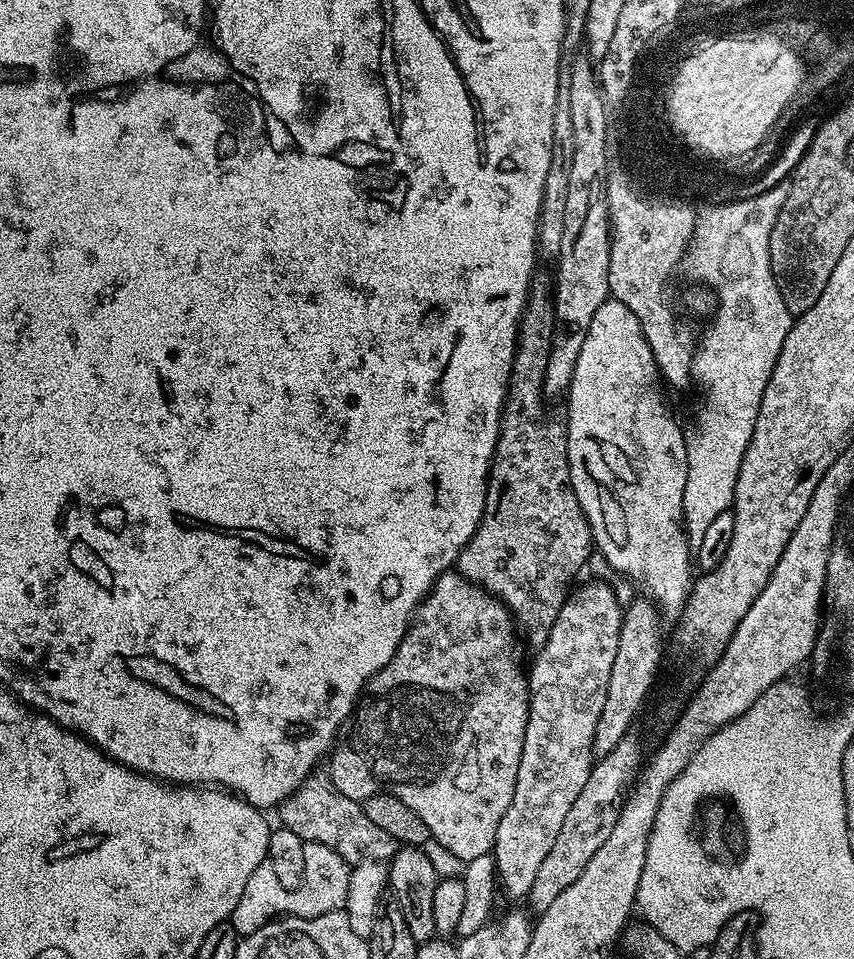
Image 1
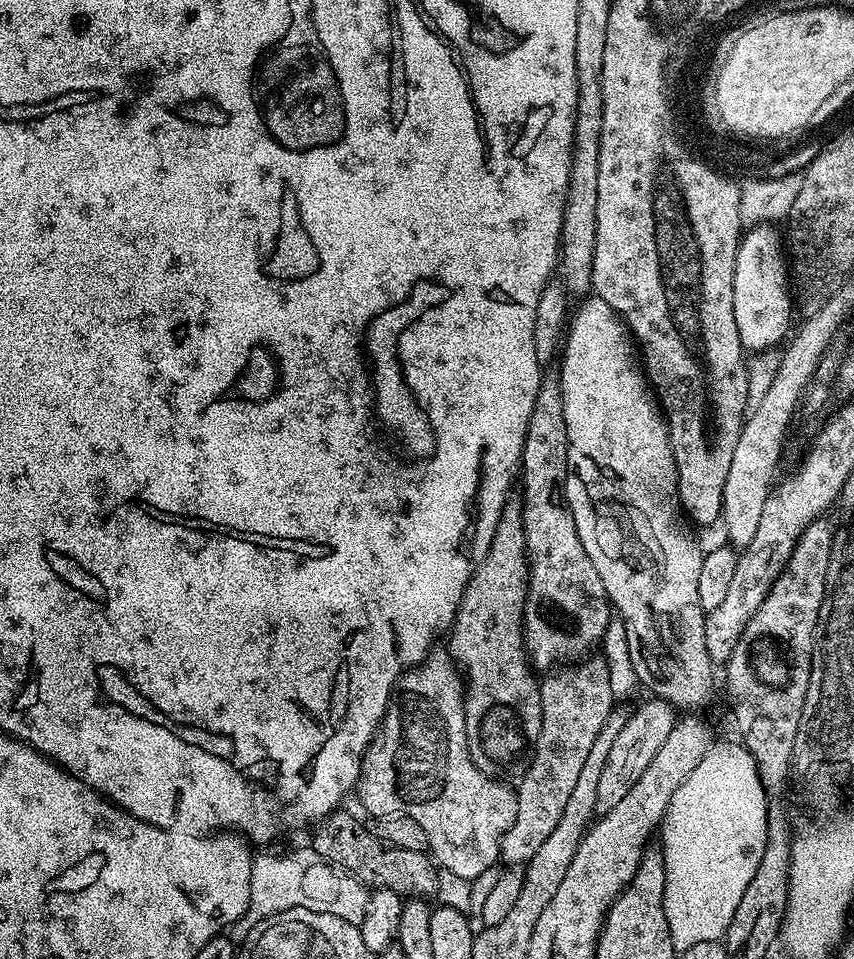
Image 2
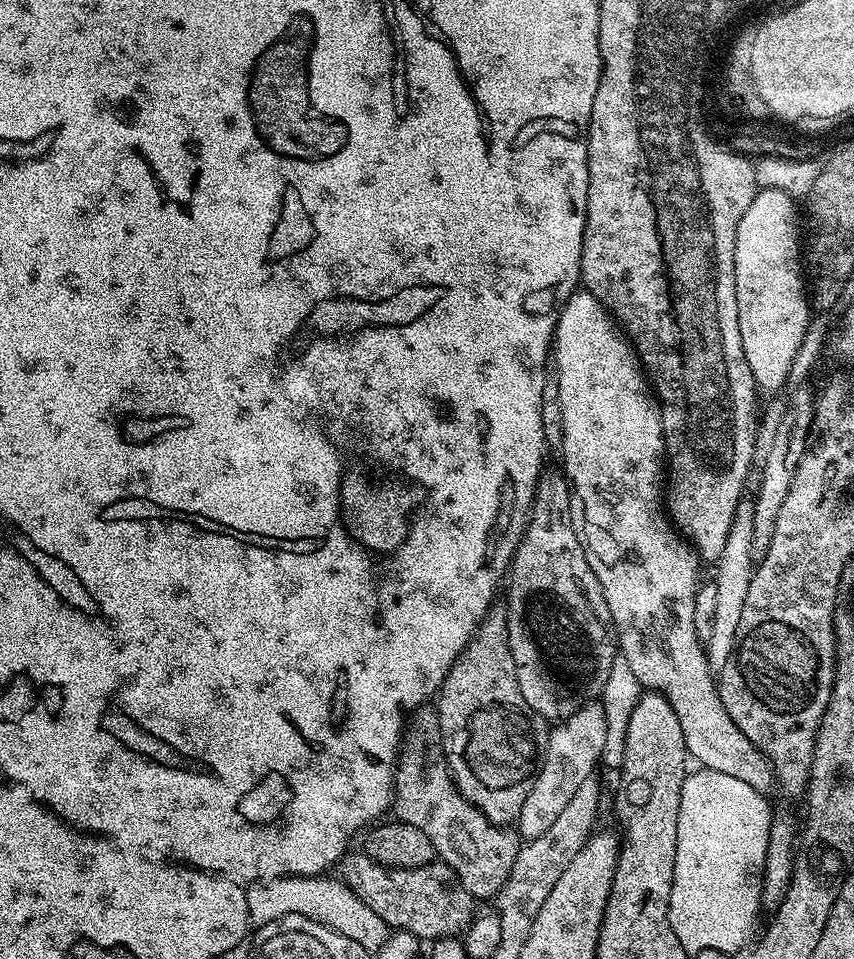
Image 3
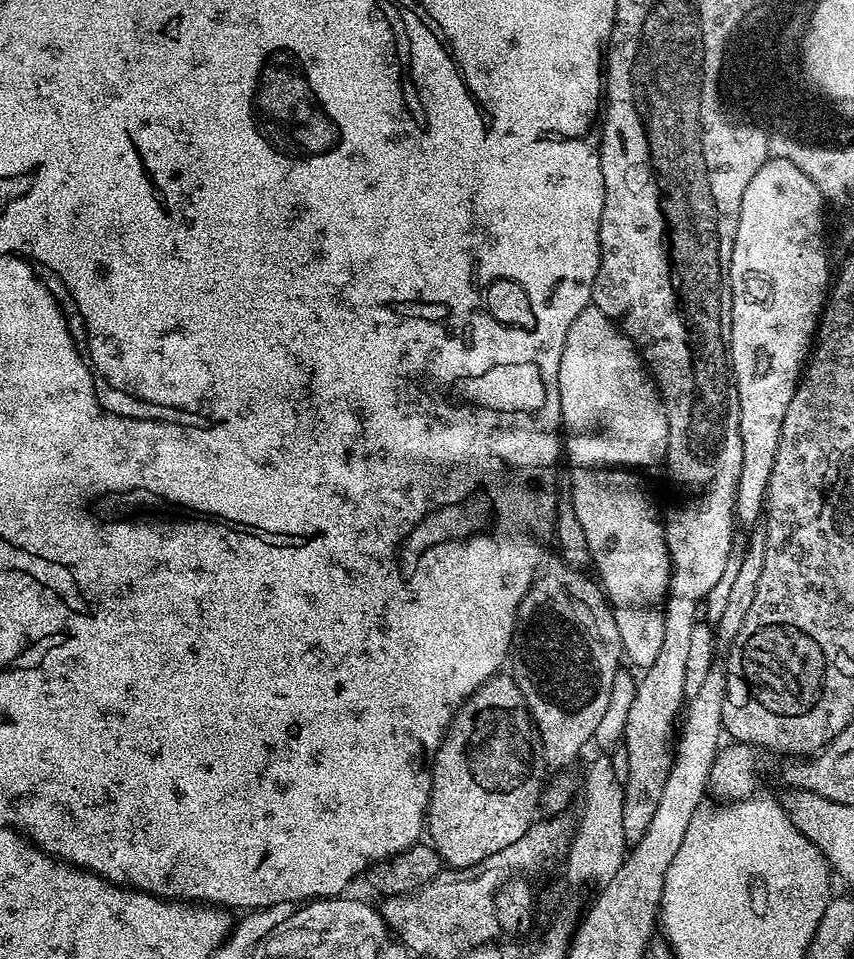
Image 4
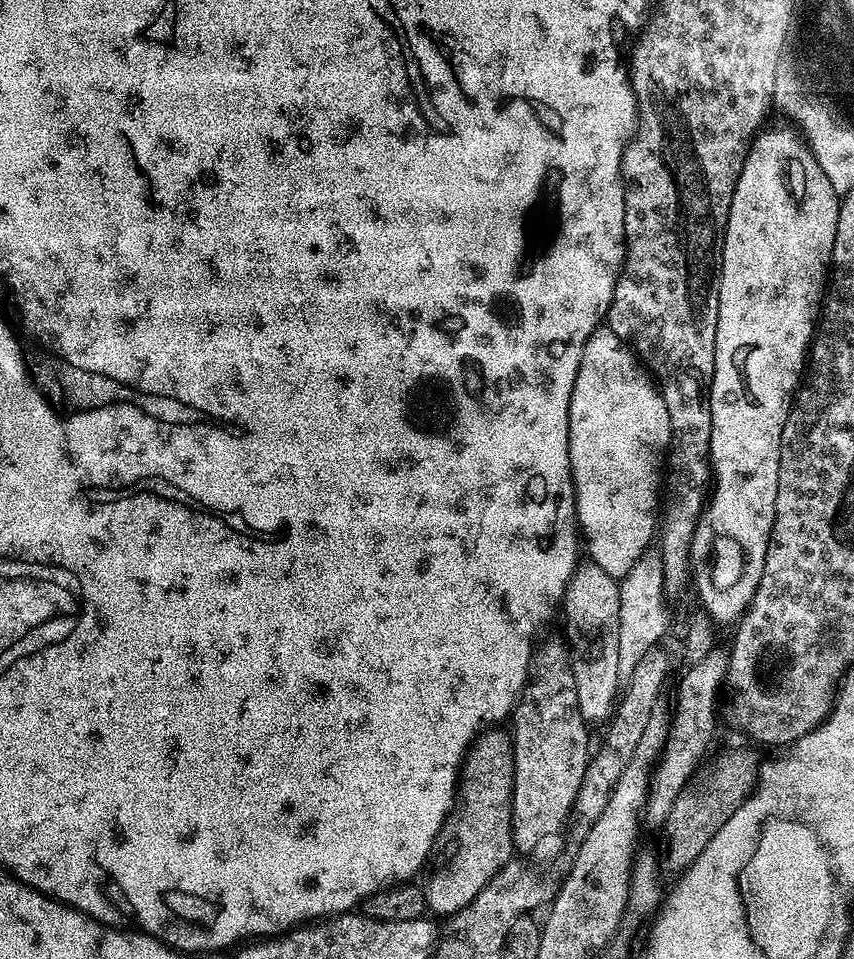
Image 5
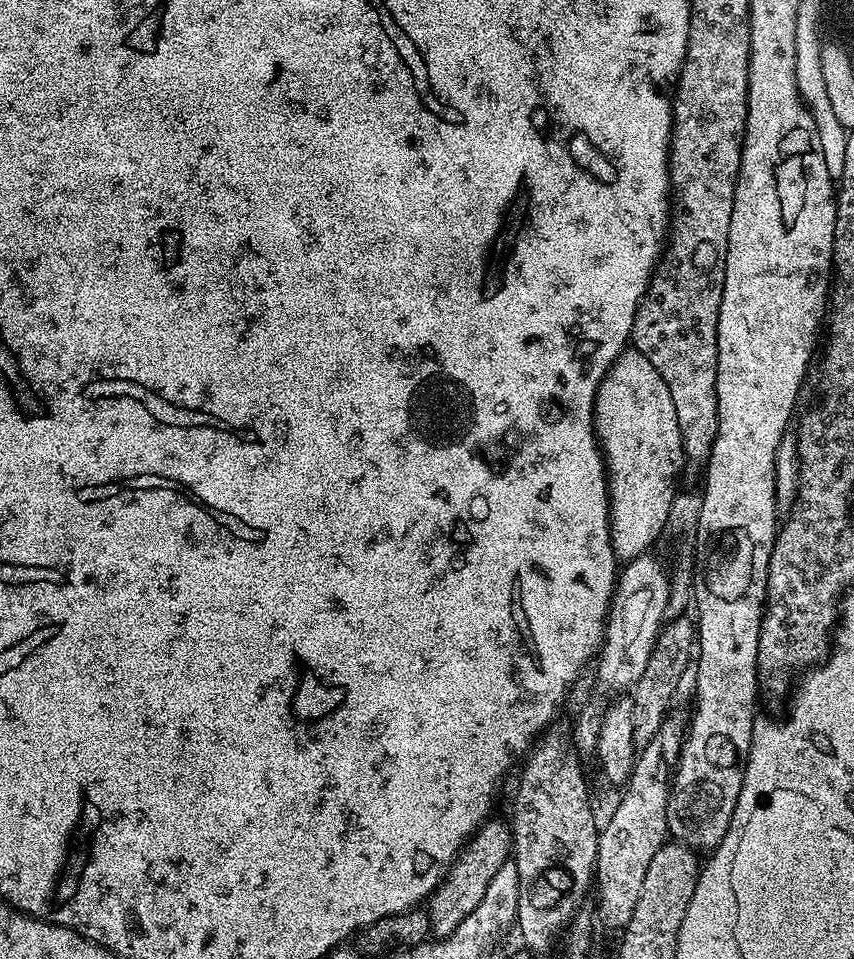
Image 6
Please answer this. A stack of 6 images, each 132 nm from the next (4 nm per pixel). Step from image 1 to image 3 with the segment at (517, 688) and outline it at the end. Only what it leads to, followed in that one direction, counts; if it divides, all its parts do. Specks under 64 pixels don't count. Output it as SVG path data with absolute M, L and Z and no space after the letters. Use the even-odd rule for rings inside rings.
M421 706L411 713L410 719L407 721L406 727L402 733L400 741L400 750L396 758L396 779L394 781L394 816L395 819L403 820L405 824L410 826L418 826L418 830L422 830L422 834L426 834L426 838L430 838L430 842L434 846L437 857L443 863L449 864L459 876L462 886L471 894L477 901L488 900L499 897L500 891L504 883L508 881L510 870L514 866L514 862L518 858L522 847L522 837L515 827L512 826L497 826L492 824L486 814L482 814L480 808L476 808L473 804L464 798L464 795L457 790L456 785L452 783L452 771L448 769L448 760L444 756L444 739L440 733L440 715L437 714L435 707Z

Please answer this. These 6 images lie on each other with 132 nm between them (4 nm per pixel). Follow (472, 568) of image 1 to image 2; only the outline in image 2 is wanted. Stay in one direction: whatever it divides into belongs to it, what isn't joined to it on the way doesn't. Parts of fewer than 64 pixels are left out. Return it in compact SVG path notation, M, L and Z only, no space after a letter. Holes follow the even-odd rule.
M509 502L502 510L502 518L498 522L498 530L492 539L492 545L483 560L475 565L474 571L468 577L468 585L462 594L462 602L456 611L456 619L450 629L449 644L446 645L447 652L451 656L452 661L456 663L460 669L463 679L466 681L464 689L464 717L466 718L466 738L468 739L468 753L472 755L472 761L476 763L476 767L482 769L483 772L489 774L504 774L500 772L512 772L523 769L528 761L532 759L536 743L538 742L538 734L542 730L542 698L540 697L540 680L534 671L527 652L524 650L524 603L526 602L526 594L528 593L528 551L526 550L526 538L524 537L524 517L522 508L519 503Z

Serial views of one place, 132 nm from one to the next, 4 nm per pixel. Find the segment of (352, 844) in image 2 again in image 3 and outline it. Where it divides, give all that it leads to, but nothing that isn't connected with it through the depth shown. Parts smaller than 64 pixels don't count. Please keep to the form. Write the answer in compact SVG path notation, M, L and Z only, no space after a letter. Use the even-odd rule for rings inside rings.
M349 850L340 858L339 879L388 923L389 929L414 934L421 942L463 933L474 919L474 897L462 886L449 864L433 862L417 868L383 868L362 850Z

